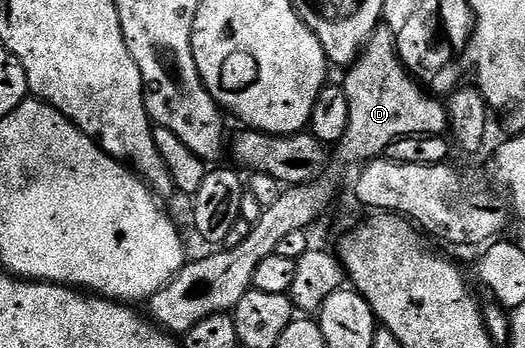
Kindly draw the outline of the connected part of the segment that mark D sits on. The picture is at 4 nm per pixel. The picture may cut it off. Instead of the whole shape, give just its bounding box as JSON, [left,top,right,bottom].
[339,27,449,166]

